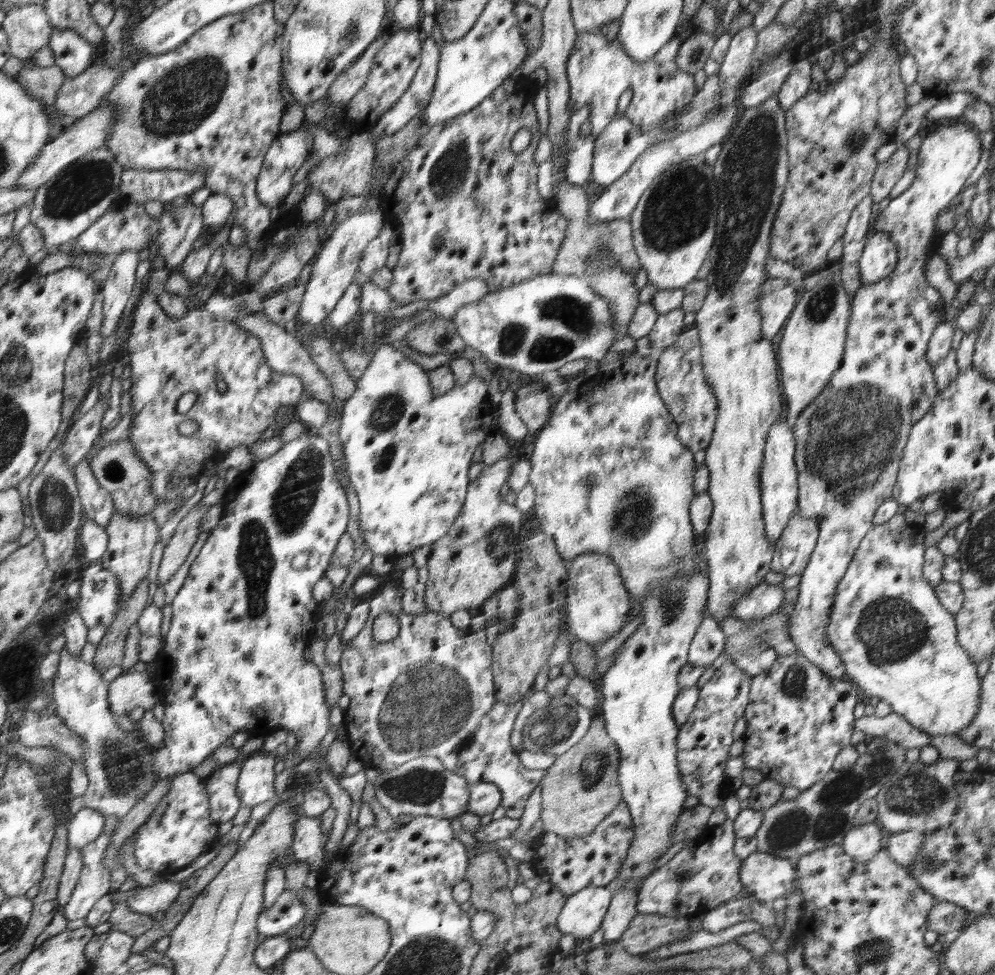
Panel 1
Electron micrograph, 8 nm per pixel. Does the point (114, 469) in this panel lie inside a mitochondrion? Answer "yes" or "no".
yes

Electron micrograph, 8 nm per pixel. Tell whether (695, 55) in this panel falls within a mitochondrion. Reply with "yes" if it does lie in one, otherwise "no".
yes

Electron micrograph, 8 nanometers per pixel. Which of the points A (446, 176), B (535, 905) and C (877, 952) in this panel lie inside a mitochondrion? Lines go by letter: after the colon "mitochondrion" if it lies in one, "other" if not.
A: mitochondrion
B: other
C: mitochondrion

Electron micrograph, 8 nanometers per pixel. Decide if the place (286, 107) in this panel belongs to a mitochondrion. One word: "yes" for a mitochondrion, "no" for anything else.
no

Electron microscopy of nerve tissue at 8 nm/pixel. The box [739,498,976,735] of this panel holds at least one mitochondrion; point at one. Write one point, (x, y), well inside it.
(892, 629)

